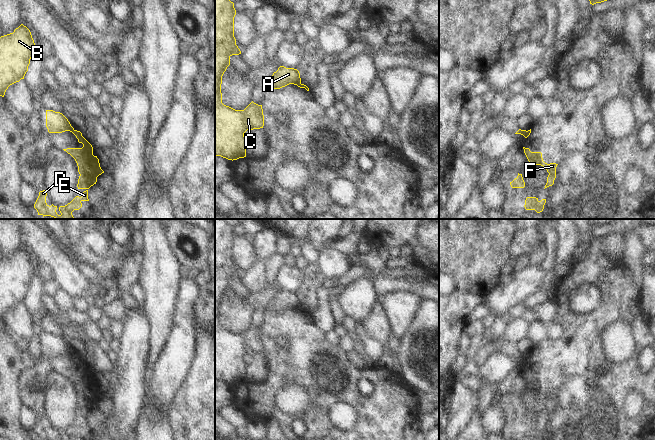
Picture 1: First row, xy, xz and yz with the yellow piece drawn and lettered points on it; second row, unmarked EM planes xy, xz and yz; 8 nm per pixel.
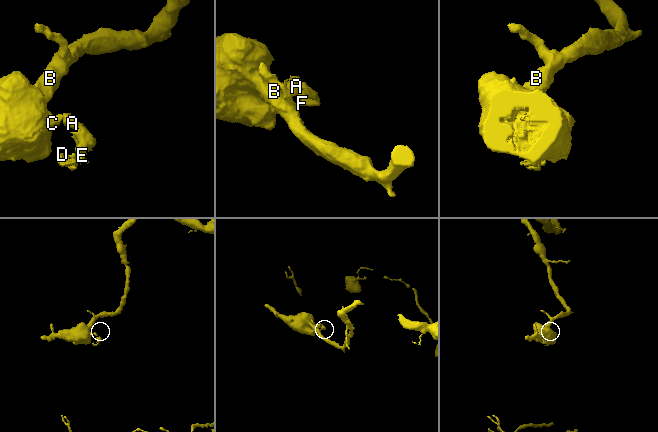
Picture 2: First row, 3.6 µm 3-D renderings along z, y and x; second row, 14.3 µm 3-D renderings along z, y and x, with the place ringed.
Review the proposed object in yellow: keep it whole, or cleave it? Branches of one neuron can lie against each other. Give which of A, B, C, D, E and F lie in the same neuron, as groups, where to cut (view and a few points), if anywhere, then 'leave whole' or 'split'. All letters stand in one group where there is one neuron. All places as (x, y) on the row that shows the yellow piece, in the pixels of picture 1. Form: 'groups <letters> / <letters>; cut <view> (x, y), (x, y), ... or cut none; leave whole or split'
groups A B C / D E F; cut xy (74, 130), (72, 132); split

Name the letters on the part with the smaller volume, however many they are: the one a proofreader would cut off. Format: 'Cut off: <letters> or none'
Cut off: D, E, F

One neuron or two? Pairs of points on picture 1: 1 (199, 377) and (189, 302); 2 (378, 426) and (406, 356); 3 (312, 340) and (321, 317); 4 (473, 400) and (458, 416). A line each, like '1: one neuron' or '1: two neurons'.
1: two neurons
2: two neurons
3: two neurons
4: one neuron

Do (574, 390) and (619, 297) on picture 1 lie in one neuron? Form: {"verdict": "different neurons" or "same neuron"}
{"verdict": "same neuron"}

